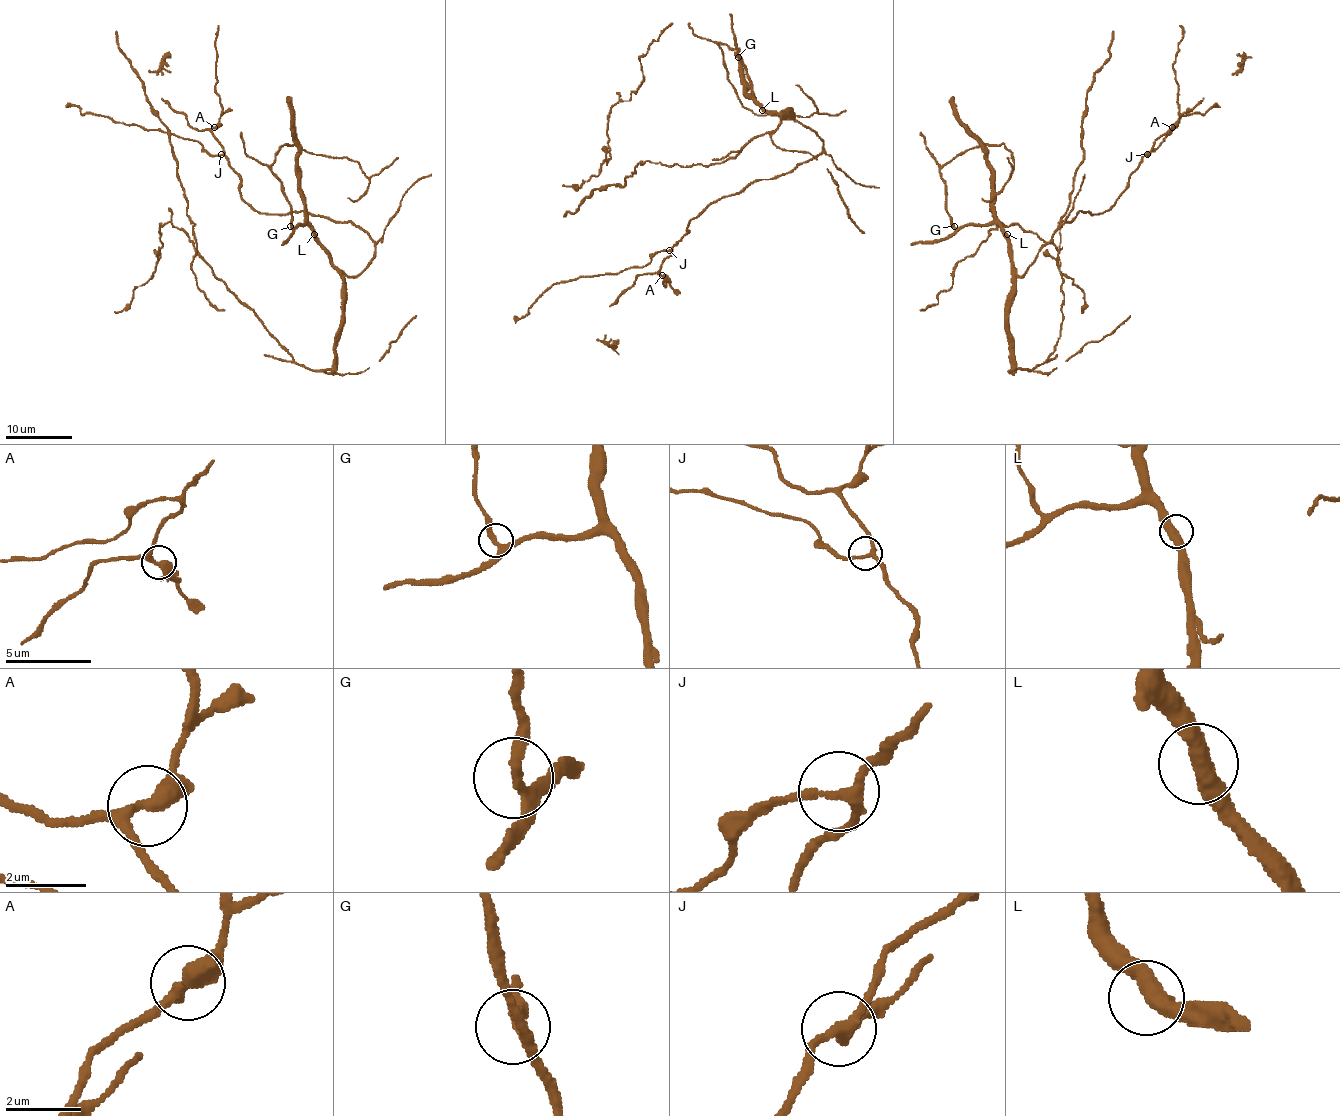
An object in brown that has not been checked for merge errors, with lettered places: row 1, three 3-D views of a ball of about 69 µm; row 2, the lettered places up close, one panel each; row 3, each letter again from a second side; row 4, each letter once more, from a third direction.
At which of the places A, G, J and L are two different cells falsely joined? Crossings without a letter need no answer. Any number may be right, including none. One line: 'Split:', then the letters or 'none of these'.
Split: none of these

